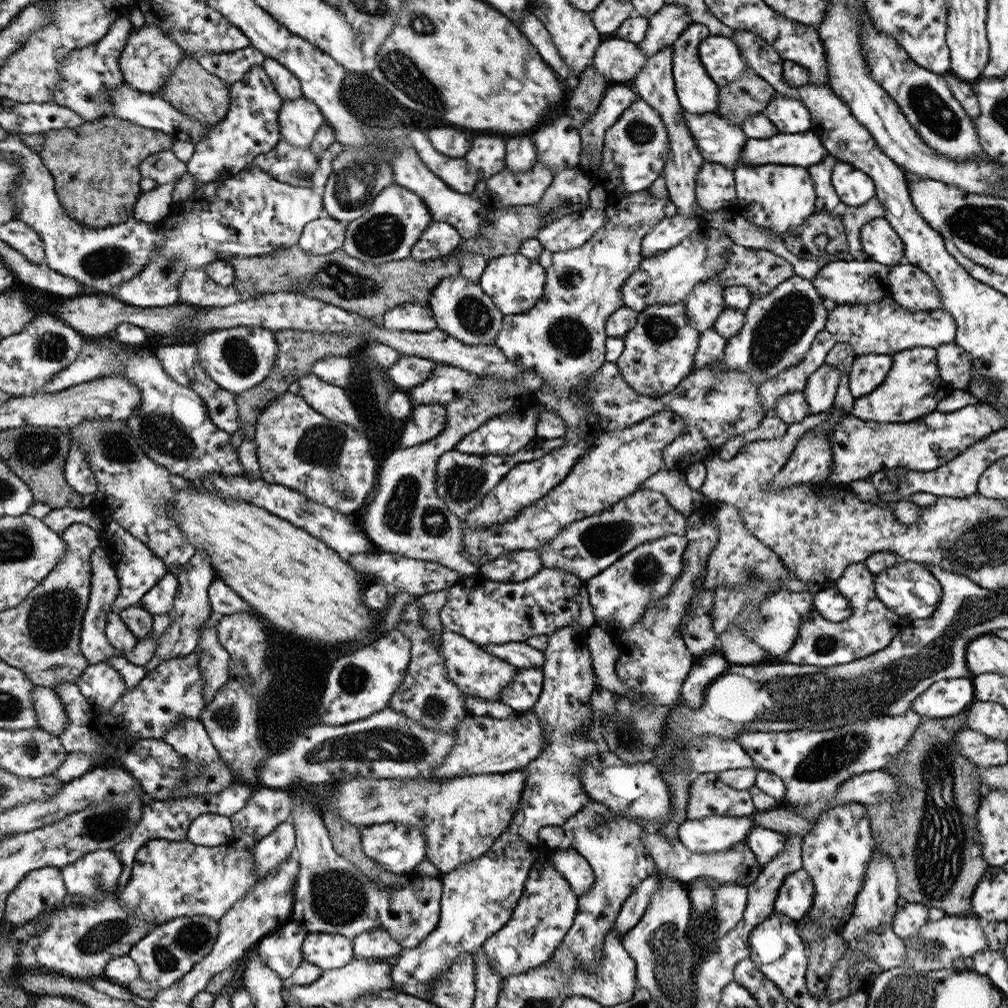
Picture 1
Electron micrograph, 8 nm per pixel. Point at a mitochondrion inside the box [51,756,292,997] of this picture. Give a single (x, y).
(192, 937)

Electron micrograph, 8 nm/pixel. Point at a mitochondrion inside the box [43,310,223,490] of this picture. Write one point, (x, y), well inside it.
(161, 431)

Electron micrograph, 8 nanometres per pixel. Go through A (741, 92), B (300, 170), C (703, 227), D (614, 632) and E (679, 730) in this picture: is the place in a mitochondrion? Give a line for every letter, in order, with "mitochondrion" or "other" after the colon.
A: mitochondrion
B: mitochondrion
C: other
D: other
E: mitochondrion

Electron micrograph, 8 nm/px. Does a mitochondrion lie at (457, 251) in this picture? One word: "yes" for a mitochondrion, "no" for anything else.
no

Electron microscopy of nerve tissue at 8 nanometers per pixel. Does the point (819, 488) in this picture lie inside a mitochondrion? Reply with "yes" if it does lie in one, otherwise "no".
no

